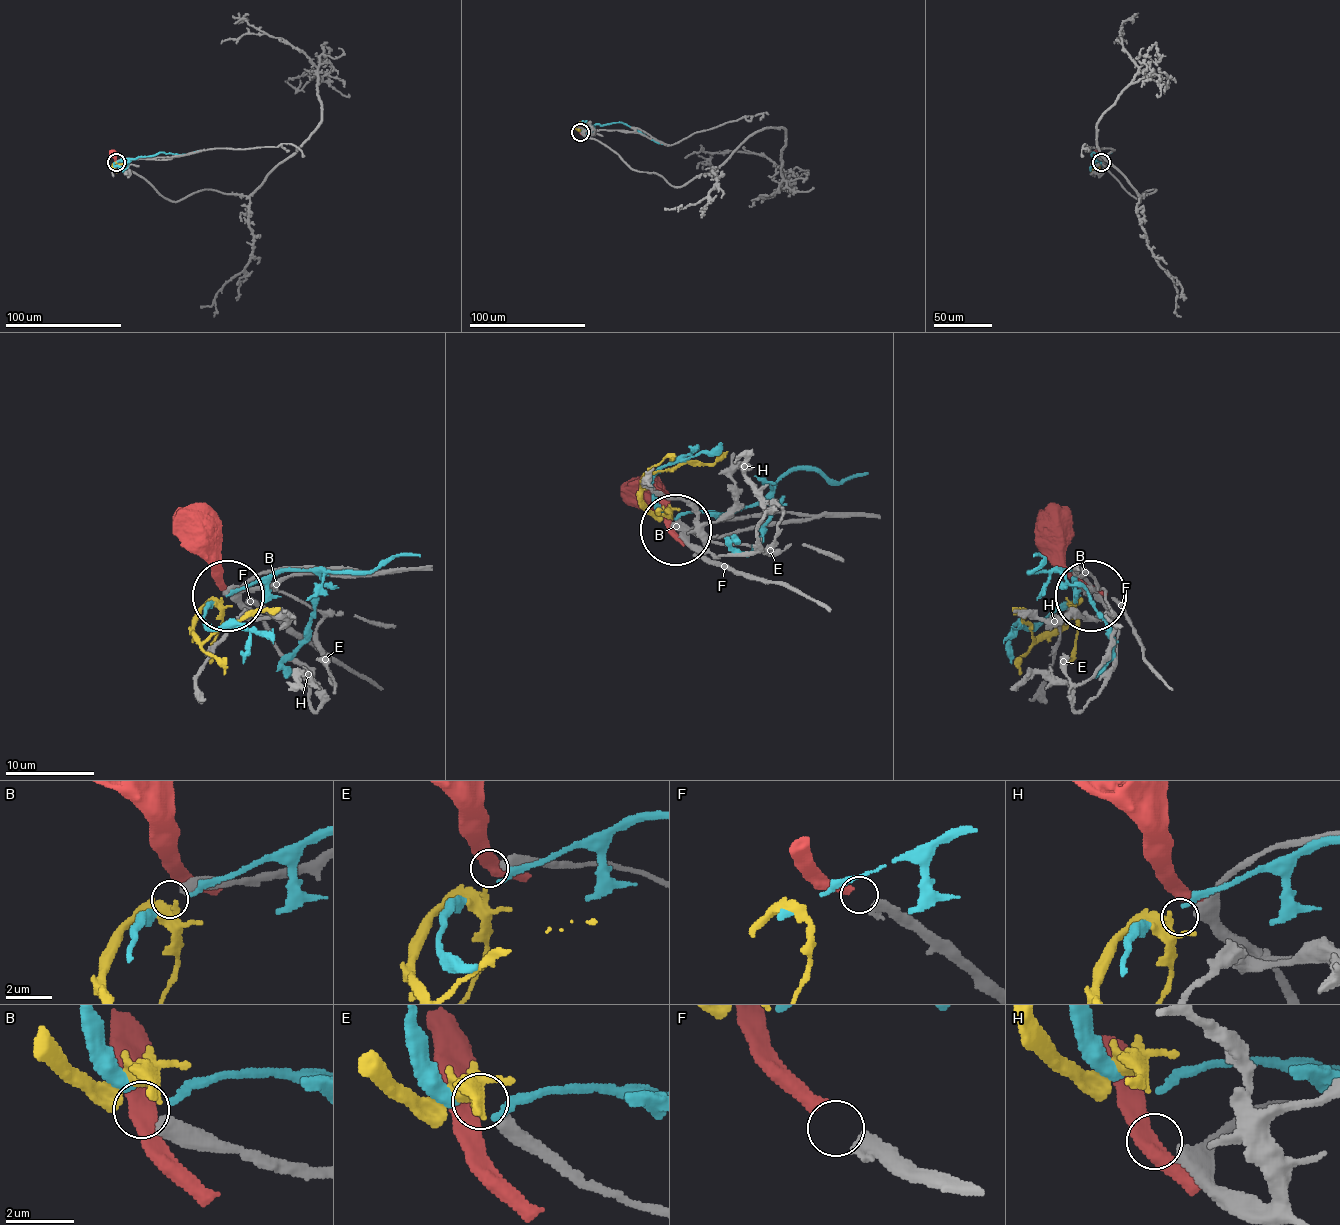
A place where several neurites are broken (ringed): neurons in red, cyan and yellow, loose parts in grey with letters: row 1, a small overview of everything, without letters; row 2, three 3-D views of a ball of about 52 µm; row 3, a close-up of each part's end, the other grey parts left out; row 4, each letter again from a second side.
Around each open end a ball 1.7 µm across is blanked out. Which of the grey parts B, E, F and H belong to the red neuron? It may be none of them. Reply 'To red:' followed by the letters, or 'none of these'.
To red: F

